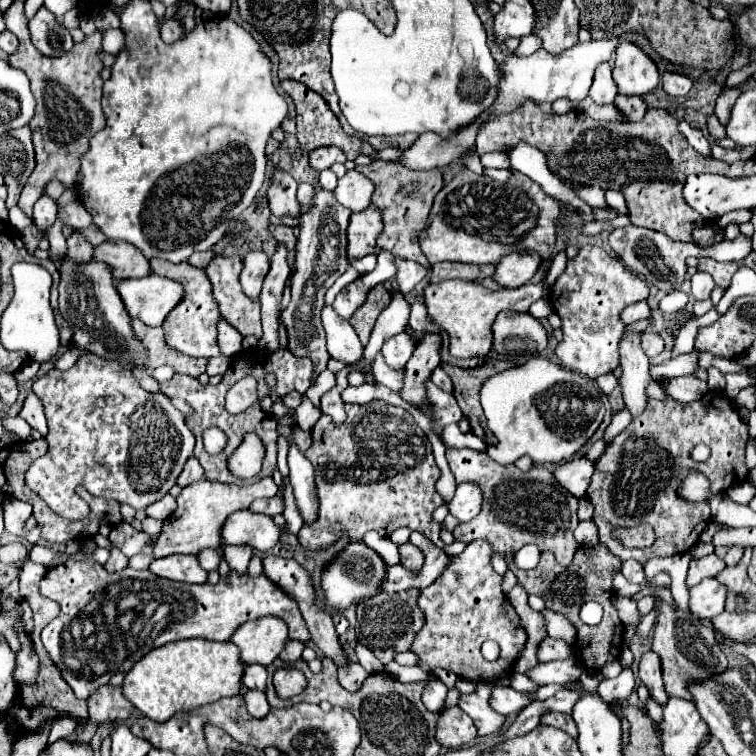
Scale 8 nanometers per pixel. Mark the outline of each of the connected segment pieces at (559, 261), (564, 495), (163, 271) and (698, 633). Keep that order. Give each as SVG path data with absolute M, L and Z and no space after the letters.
M559 251L555 257L553 257L553 263L549 267L549 275L545 277L545 285L551 287L555 283L555 279L565 271L565 265L567 265L567 253L565 251Z
M445 447L447 463L457 479L457 483L477 483L483 491L481 513L463 525L453 529L453 537L463 543L483 539L491 545L491 551L505 557L507 553L517 553L523 545L537 545L539 551L551 551L557 563L567 567L579 543L573 537L577 527L577 499L563 487L559 487L553 473L541 465L523 473L515 465L499 465L487 453L473 449Z
M151 259L151 273L161 275L161 277L169 277L173 281L179 281L183 285L183 303L179 303L179 307L175 307L171 311L171 315L167 315L167 319L163 321L163 331L165 331L165 341L171 349L177 349L185 355L191 357L217 357L219 355L219 347L217 347L217 321L219 321L219 307L213 299L211 293L211 283L205 275L203 269L191 267L189 263L169 263L163 259Z
M665 601L655 605L655 609L657 609L657 623L655 623L651 649L661 659L661 671L663 671L663 681L665 681L667 695L669 697L691 699L691 693L687 691L687 683L691 679L707 679L715 673L725 671L729 667L727 657L721 651L721 645L715 639L713 629L701 625L699 619L689 617L677 605L669 605Z

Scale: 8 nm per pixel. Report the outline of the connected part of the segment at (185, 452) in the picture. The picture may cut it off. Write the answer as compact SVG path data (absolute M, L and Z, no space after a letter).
M85 353L71 369L51 369L47 375L37 379L33 383L33 393L45 407L49 423L49 451L29 465L25 483L57 515L65 519L81 520L90 512L89 505L75 492L77 485L83 485L91 495L115 499L119 503L131 505L133 509L145 509L167 495L183 471L185 461L193 455L195 437L187 429L183 413L177 411L165 395L145 391L133 373L115 361Z

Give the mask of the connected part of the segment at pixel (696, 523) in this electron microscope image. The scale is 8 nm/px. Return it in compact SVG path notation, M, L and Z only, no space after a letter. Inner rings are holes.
M709 391L693 403L677 403L675 399L651 399L643 415L635 417L605 449L595 463L595 473L587 499L595 507L593 521L599 527L599 541L609 547L621 561L637 559L645 563L652 557L667 557L689 551L701 531L709 525L711 511L705 503L687 503L679 499L677 489L689 469L705 473L715 493L727 491L733 483L747 477L745 467L747 425L739 419L735 407L719 391ZM709 441L711 457L705 463L695 463L689 455L695 443ZM649 523L655 531L651 549L626 549L611 539L613 527L633 527Z

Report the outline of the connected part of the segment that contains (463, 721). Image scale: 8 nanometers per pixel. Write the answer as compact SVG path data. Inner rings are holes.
M459 707L445 709L437 721L435 739L447 749L459 749L477 739L475 723L471 723L469 715L459 711Z

